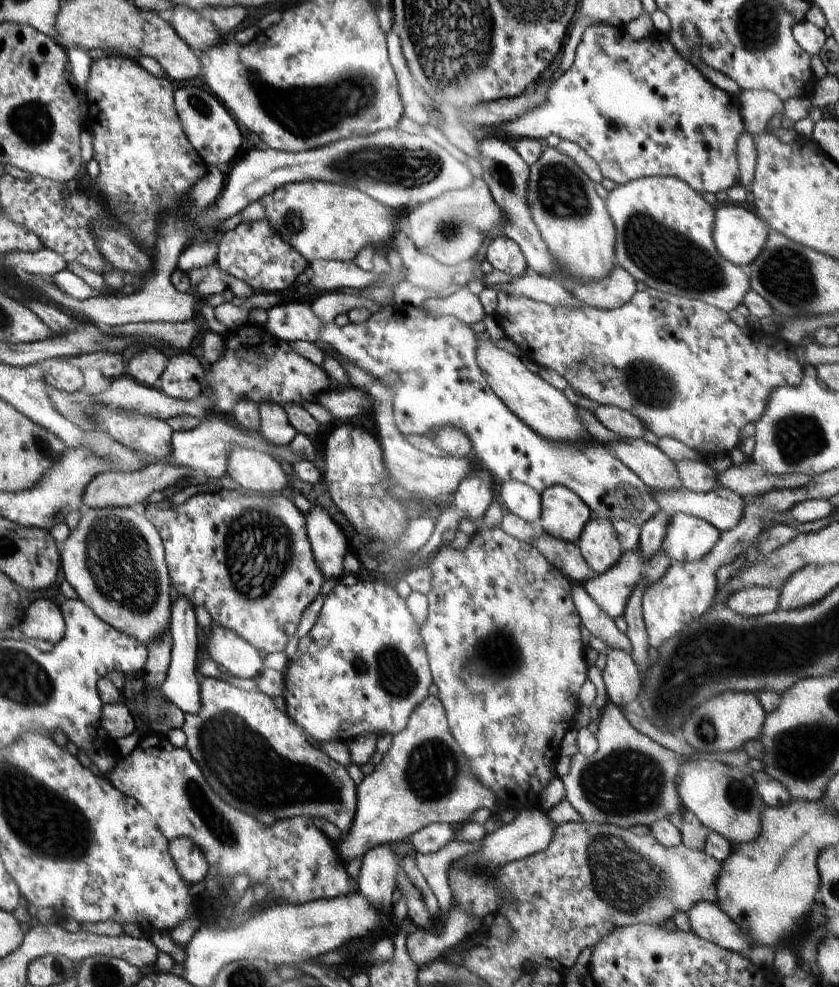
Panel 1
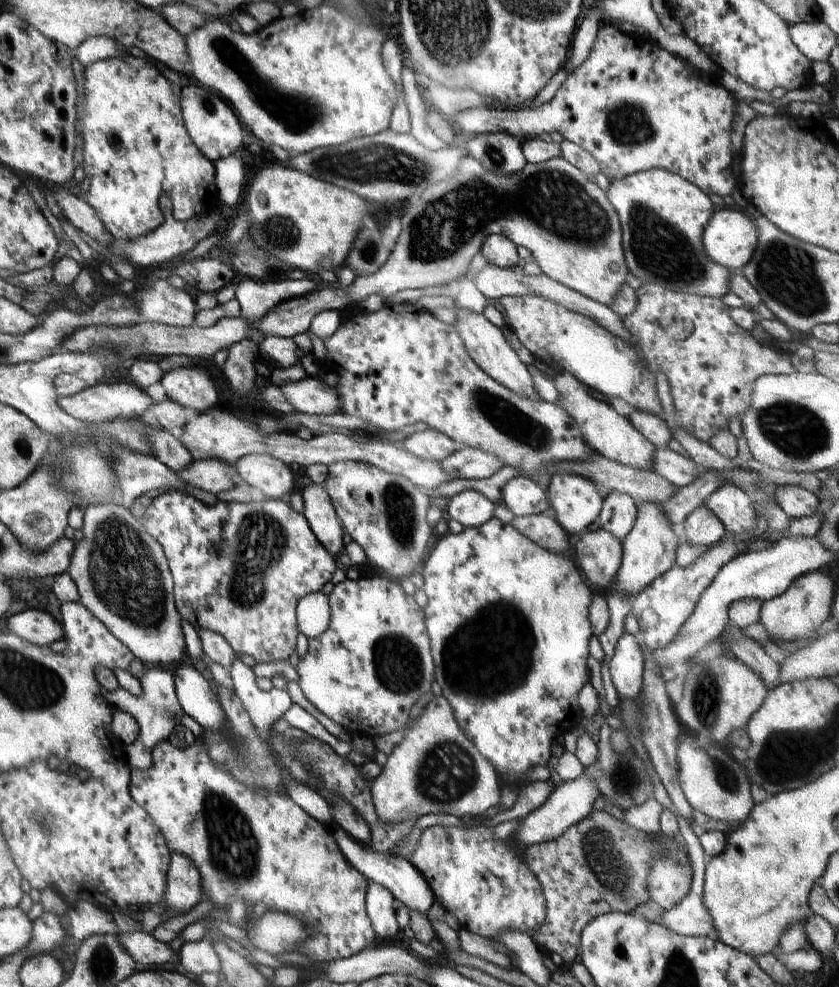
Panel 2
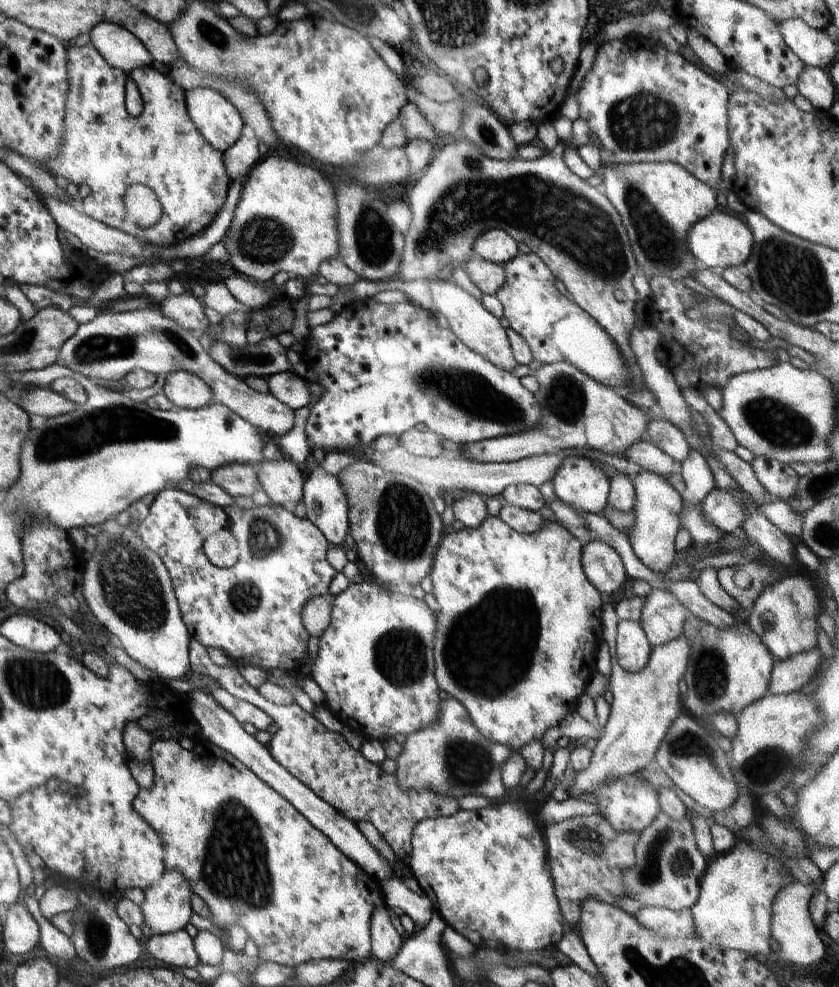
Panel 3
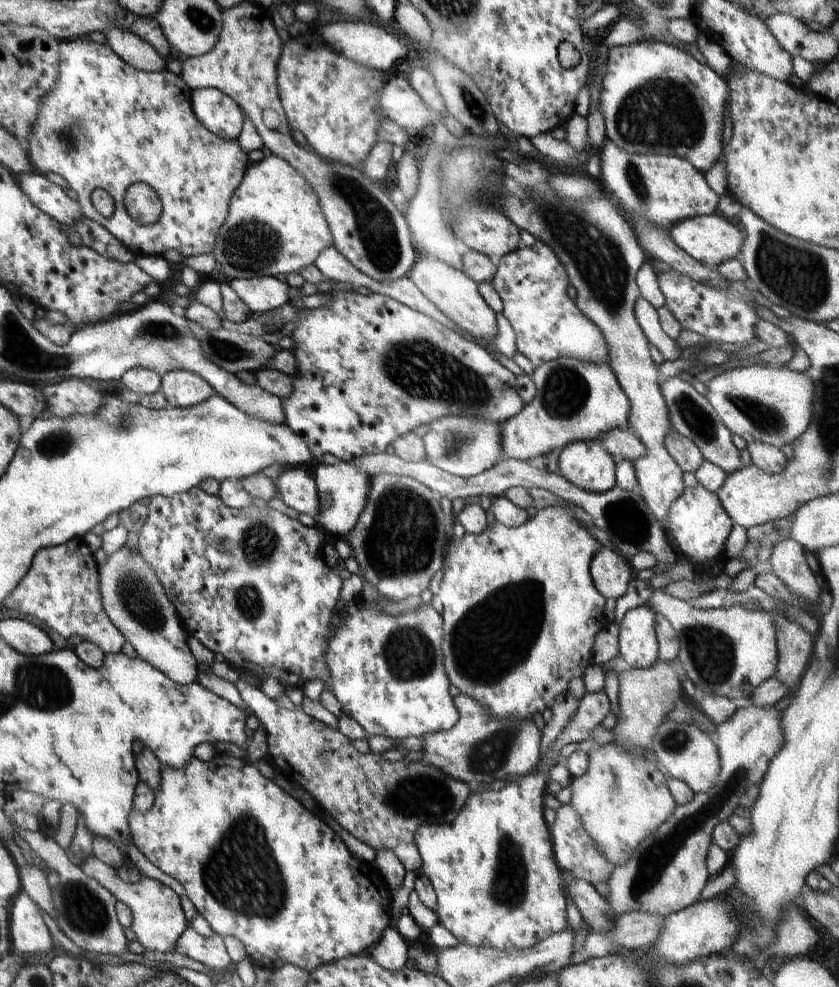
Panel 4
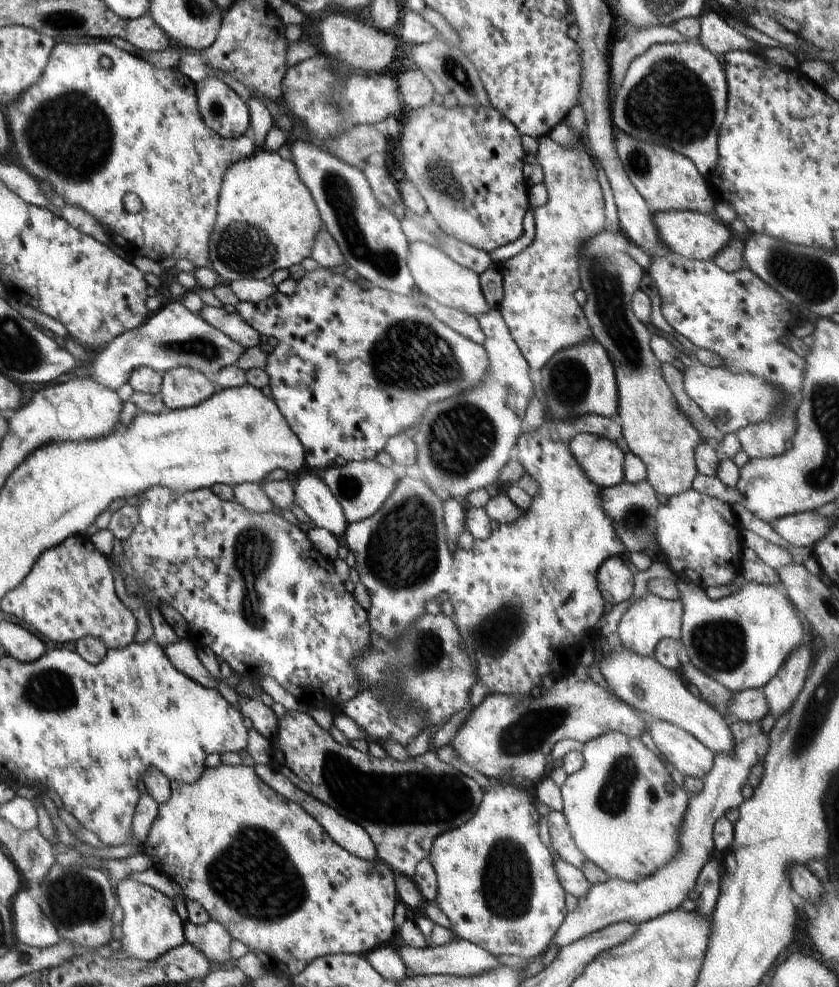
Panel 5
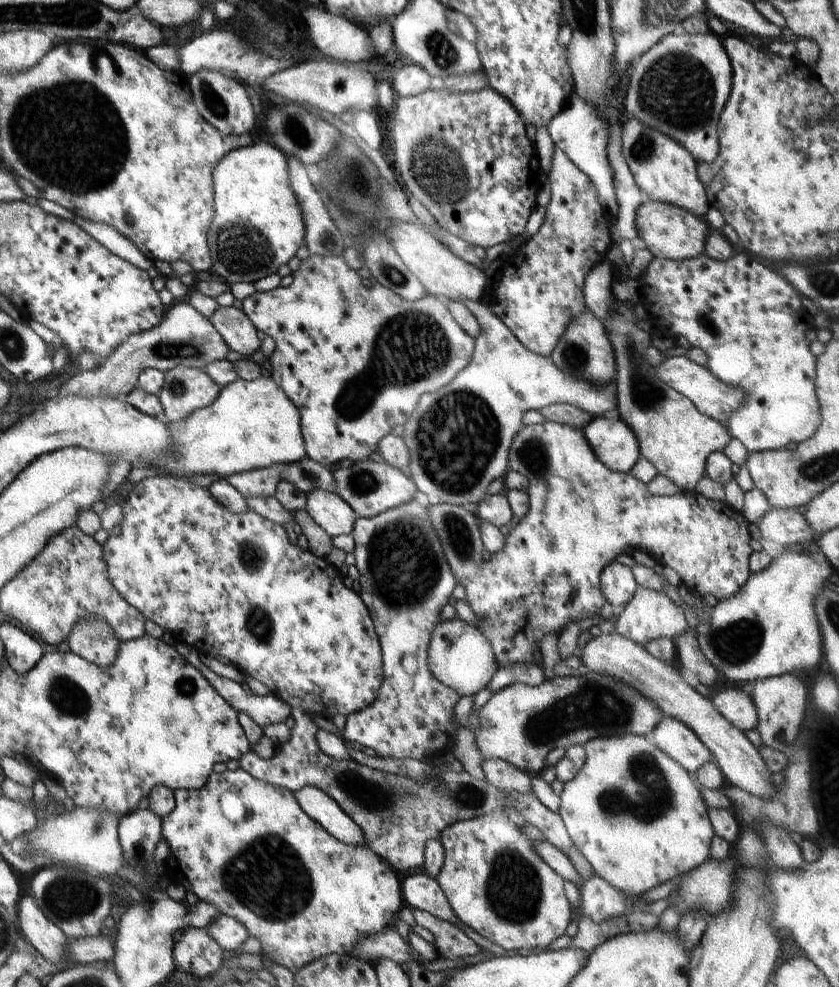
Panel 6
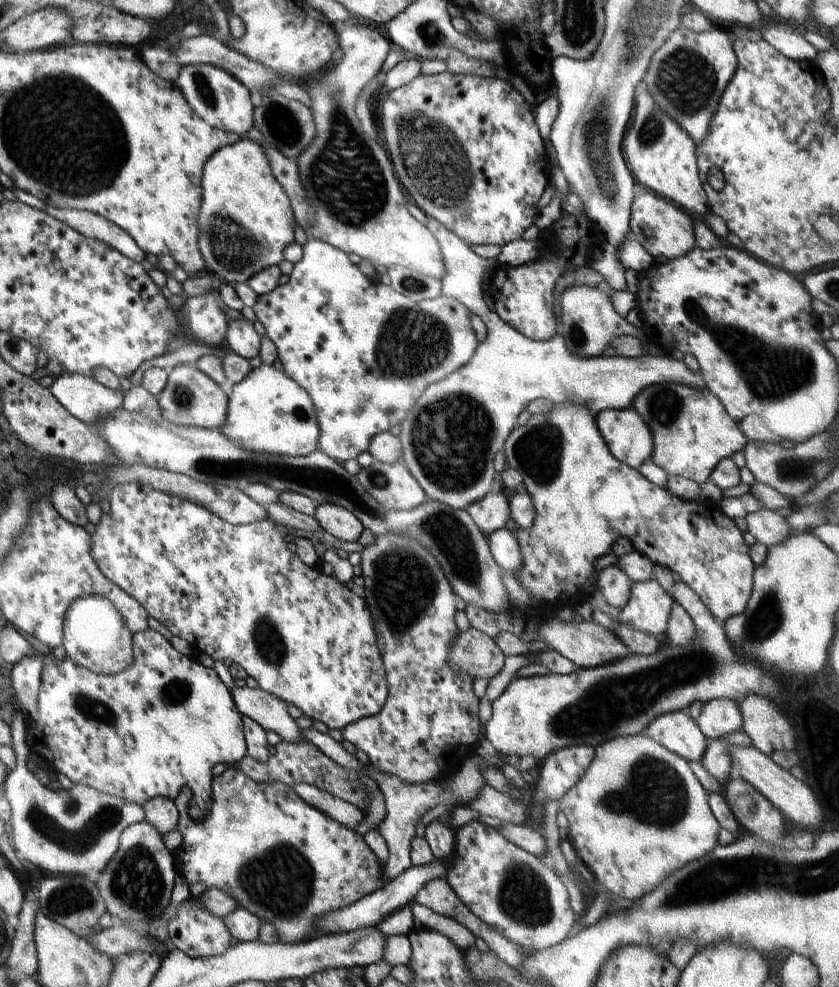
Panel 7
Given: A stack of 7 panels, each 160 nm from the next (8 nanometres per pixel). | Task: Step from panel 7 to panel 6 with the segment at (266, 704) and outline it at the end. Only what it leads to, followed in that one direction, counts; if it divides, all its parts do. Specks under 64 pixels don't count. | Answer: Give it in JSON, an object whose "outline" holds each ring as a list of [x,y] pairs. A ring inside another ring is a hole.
{"outline":[[[177,641],[173,647],[181,657],[204,675],[204,678],[218,691],[218,694],[234,707],[234,710],[247,714],[262,728],[269,724],[276,724],[276,722],[284,722],[291,716],[293,709],[272,693],[265,696],[257,696],[252,692],[246,694],[241,683],[214,673],[200,661],[199,649],[192,648],[190,644],[180,641]]]}

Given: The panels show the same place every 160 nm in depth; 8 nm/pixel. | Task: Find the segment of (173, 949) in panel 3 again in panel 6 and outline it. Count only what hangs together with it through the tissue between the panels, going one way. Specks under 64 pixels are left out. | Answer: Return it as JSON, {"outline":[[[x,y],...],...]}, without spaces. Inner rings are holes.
{"outline":[[[226,915],[215,918],[204,930],[220,945],[222,950],[240,951],[242,943],[248,938],[248,931],[241,922]]]}

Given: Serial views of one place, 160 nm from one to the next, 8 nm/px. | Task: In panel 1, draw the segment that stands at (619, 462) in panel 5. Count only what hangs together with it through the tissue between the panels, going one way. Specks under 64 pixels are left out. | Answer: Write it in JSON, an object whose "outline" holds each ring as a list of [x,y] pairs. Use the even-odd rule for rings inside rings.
{"outline":[[[564,485],[542,491],[539,519],[550,536],[576,545],[584,525],[593,517],[588,505]]]}

